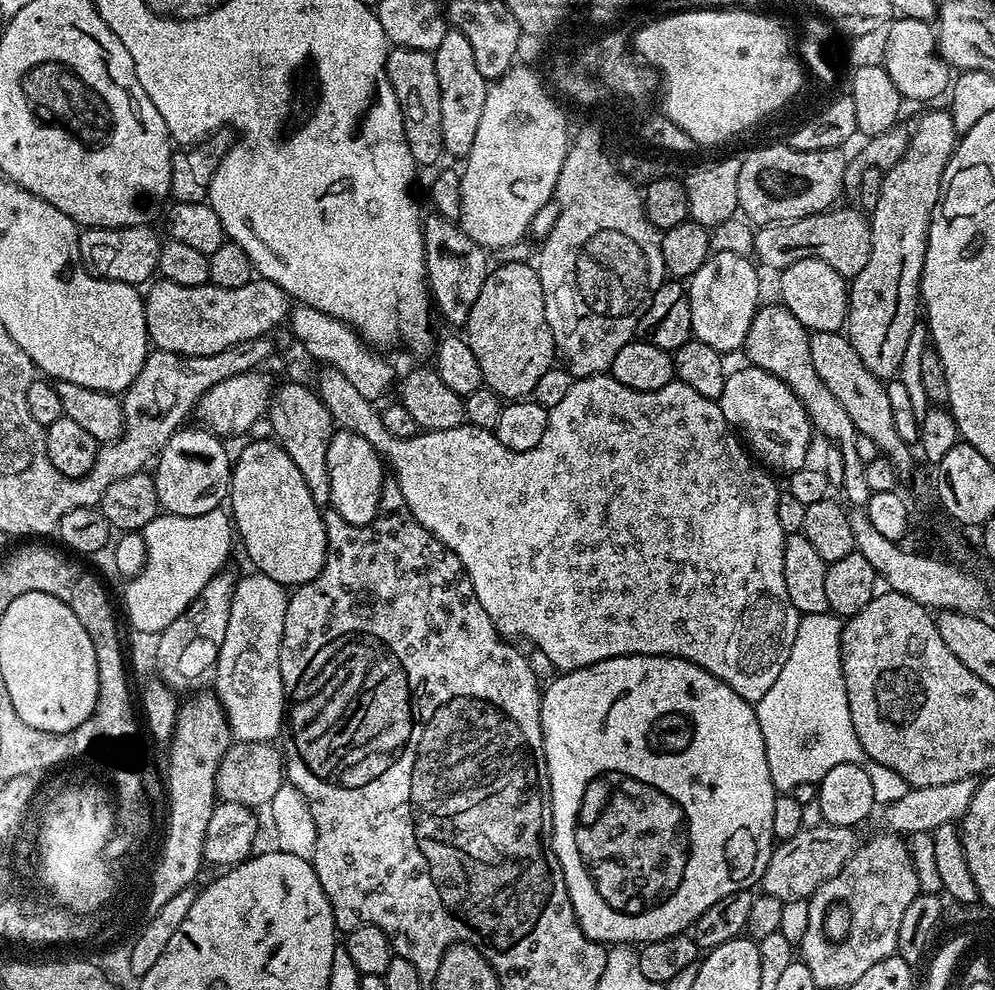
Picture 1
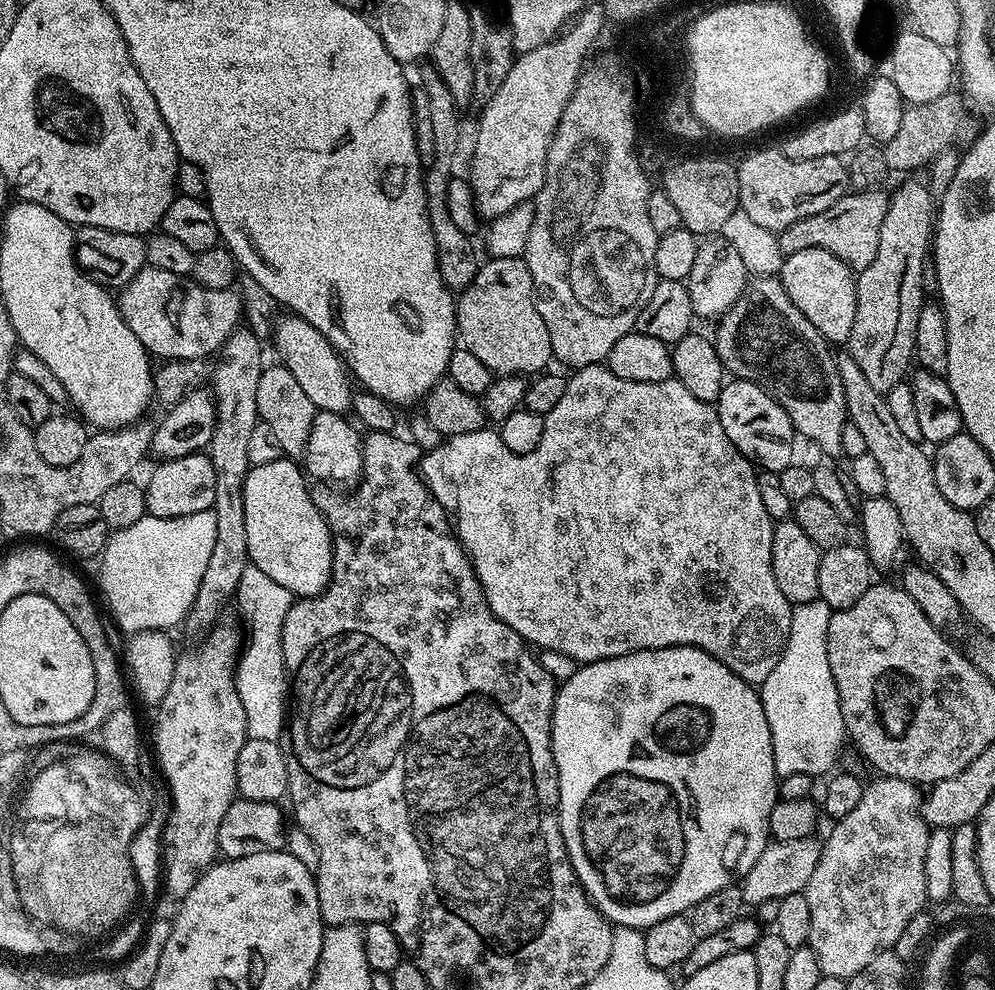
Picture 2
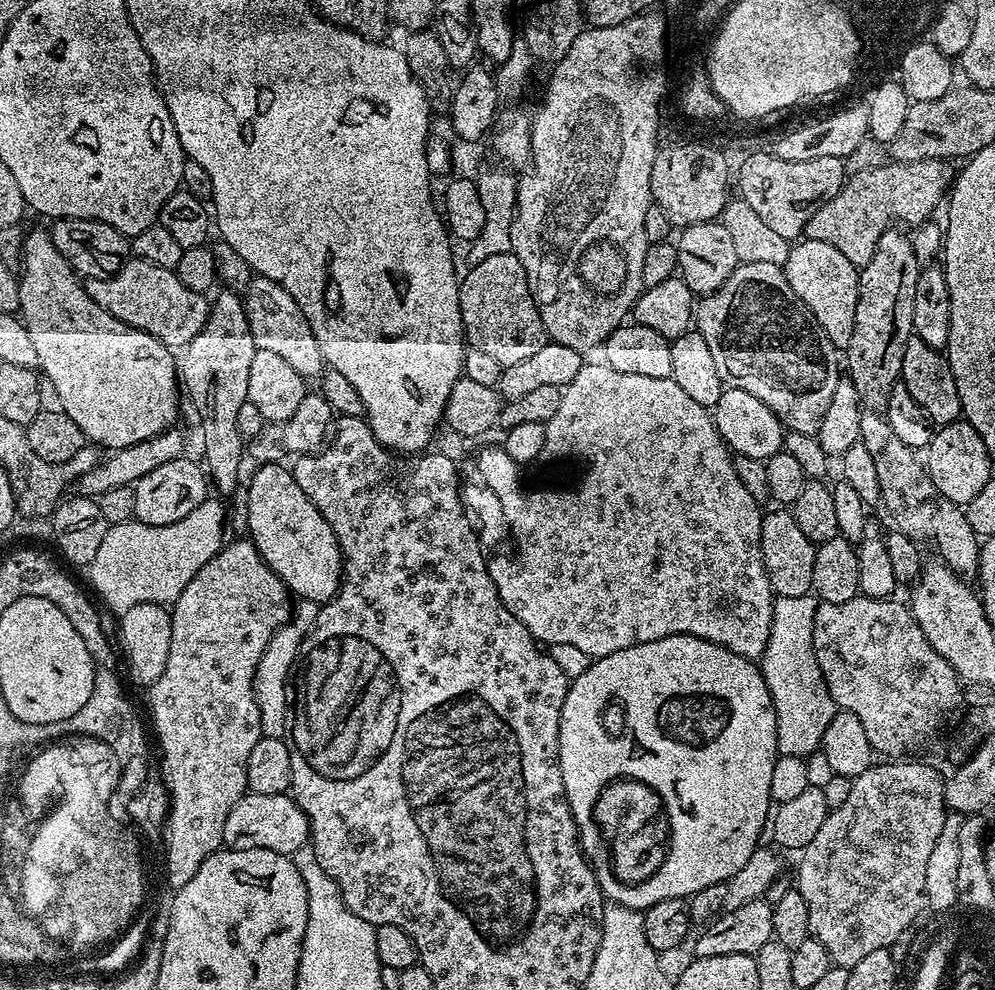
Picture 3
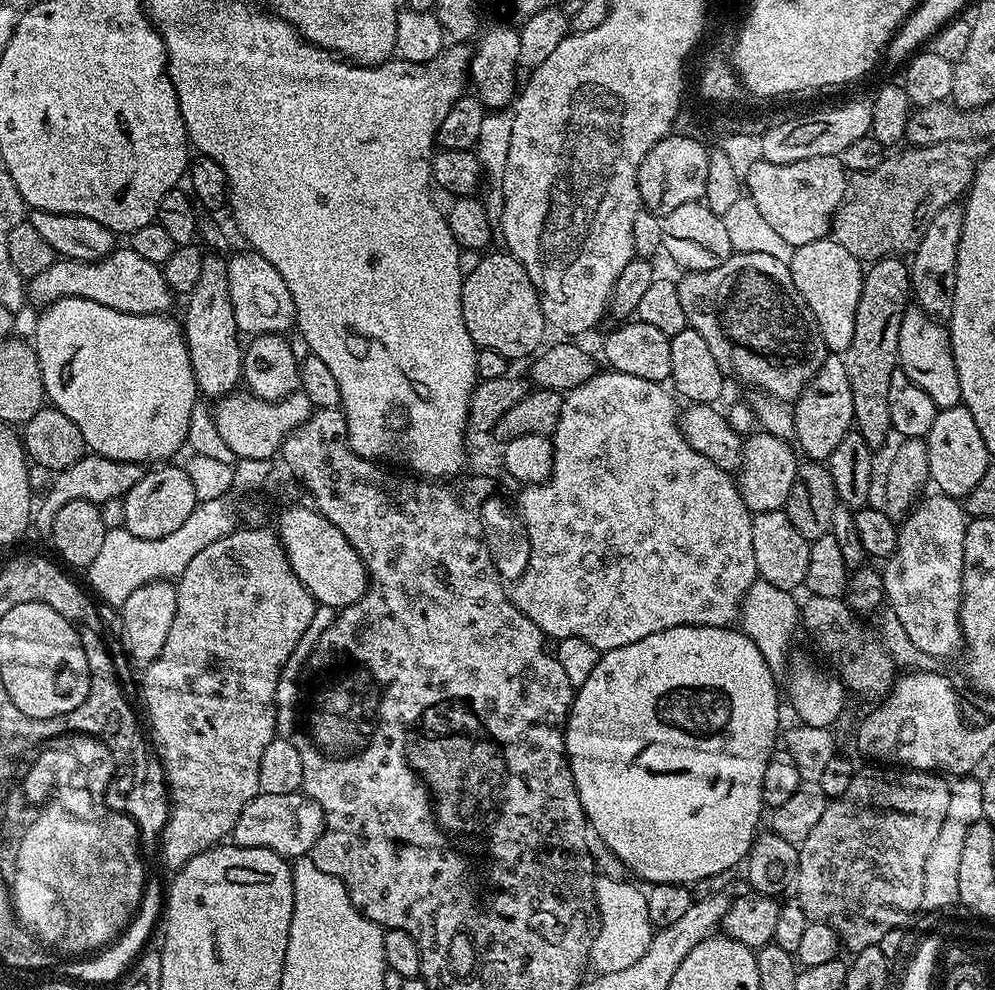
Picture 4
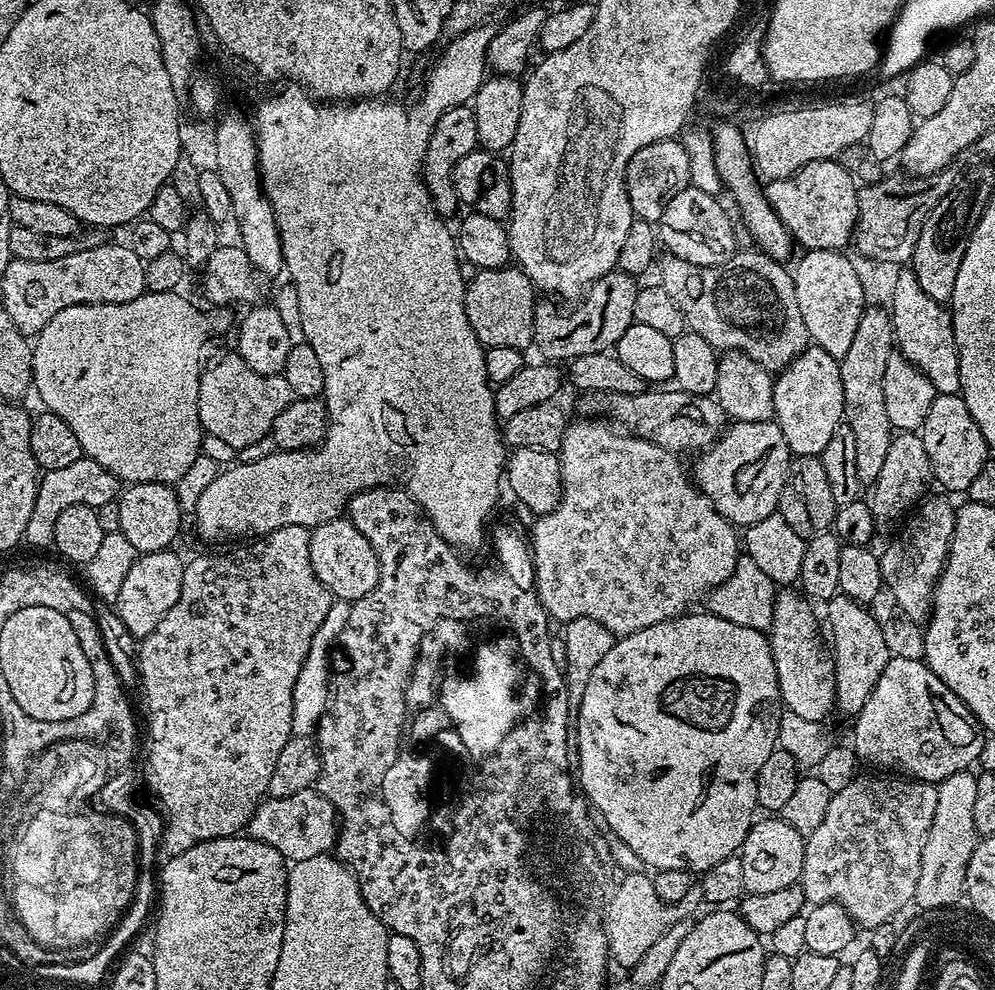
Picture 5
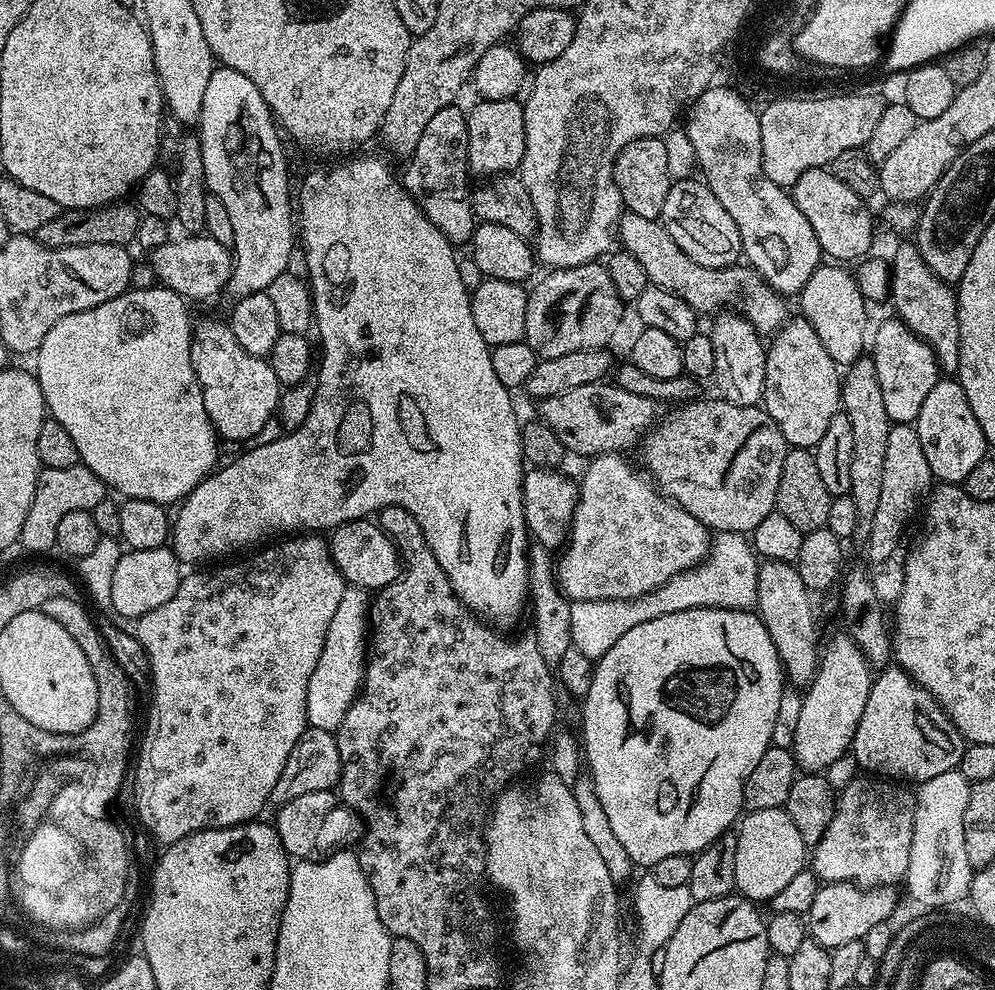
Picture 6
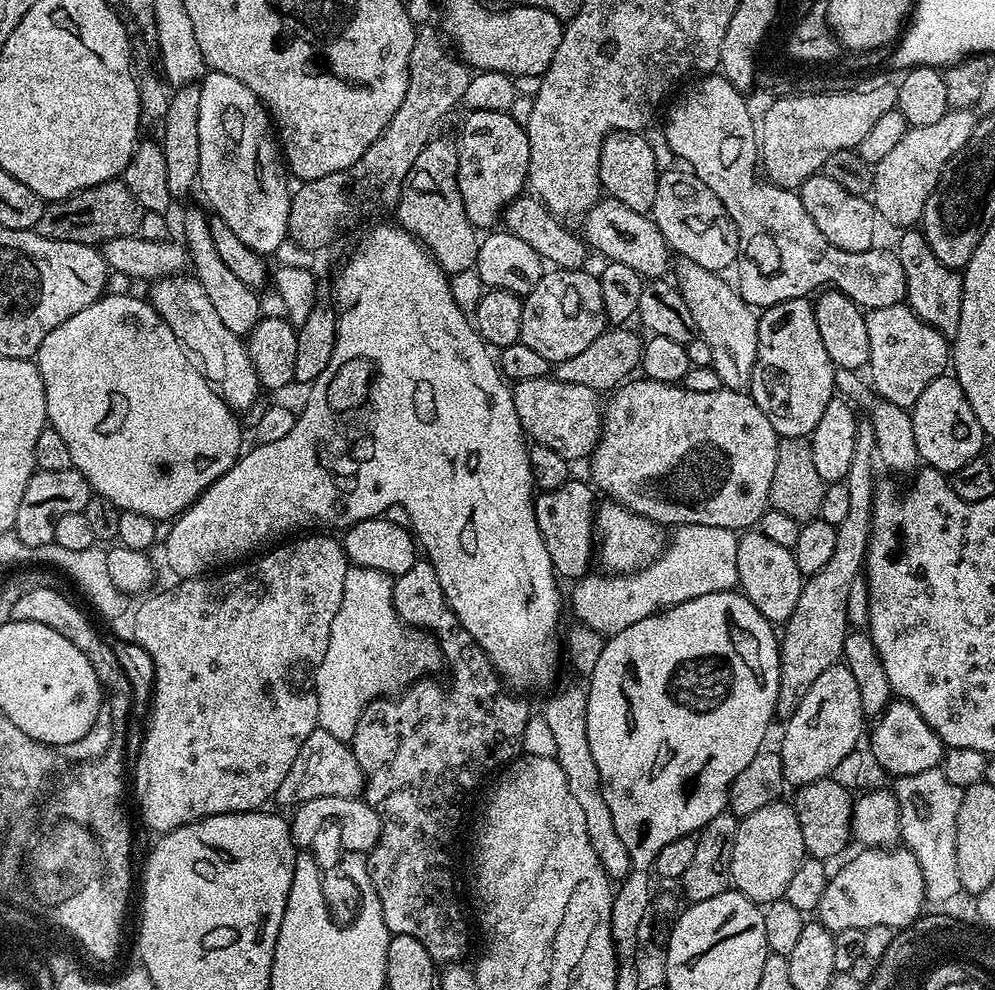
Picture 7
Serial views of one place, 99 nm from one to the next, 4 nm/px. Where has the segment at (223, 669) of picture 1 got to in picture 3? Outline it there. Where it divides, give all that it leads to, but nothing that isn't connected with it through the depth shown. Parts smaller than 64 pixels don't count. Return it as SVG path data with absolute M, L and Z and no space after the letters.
M300 602L295 605L294 615L288 623L276 631L274 638L270 640L256 671L256 701L260 711L261 733L270 738L284 740L288 730L288 719L286 710L288 709L288 682L290 673L297 663L302 652L304 637L311 632L316 625L317 605L311 602Z

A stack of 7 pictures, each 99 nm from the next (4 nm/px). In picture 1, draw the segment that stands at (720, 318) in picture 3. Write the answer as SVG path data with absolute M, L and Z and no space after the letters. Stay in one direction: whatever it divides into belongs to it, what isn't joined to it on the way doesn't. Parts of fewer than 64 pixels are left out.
M779 302L773 304L765 303L757 308L756 316L752 319L752 325L748 331L748 337L744 340L743 351L748 352L747 363L754 368L761 368L786 382L794 390L804 409L808 412L808 417L812 420L813 429L820 432L834 442L835 447L842 450L844 465L838 473L839 483L844 483L843 499L847 501L853 509L863 509L872 497L872 492L866 484L866 470L862 458L858 458L858 433L854 422L850 422L850 414L846 414L842 402L834 398L834 394L826 388L826 382L818 376L818 370L814 368L814 358L810 356L809 331L790 314L790 310Z

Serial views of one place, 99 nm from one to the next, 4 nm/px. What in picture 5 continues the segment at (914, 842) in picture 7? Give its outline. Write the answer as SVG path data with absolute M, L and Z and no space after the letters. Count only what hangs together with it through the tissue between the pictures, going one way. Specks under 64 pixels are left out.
M965 770L950 774L936 785L938 806L922 850L922 870L918 870L918 886L914 901L917 909L951 908L961 903L966 882L966 862L974 854L978 833L974 826L974 802L978 799L978 779Z

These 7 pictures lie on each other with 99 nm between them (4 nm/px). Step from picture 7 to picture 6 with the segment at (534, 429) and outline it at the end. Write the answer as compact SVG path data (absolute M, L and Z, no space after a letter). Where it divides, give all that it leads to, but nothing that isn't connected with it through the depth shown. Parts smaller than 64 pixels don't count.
M612 382L574 386L566 394L539 401L538 408L539 419L558 434L558 442L562 442L565 450L577 452L583 458L620 454L625 451L623 448L632 448L635 444L637 447L658 420L658 404L651 395L626 394L626 390Z

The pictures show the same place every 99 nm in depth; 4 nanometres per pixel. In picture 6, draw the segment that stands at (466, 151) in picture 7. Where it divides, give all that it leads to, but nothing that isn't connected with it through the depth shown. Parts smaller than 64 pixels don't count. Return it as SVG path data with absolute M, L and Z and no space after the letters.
M481 99L466 112L468 118L468 170L473 177L491 178L512 174L519 169L526 146L524 105L519 99L488 101Z

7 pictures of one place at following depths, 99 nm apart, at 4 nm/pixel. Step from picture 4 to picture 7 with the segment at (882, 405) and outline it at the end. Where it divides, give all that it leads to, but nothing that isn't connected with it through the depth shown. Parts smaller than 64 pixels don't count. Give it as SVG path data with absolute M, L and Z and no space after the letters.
M868 422L856 425L856 445L854 446L854 462L850 462L850 470L842 483L850 490L850 507L846 519L836 525L836 541L834 554L818 570L818 574L807 577L802 594L798 594L798 606L794 606L794 614L782 625L780 645L780 681L778 682L778 702L776 715L787 722L798 710L798 702L806 698L806 690L814 686L814 678L830 666L841 663L844 655L844 643L850 631L847 620L847 599L850 584L854 578L862 575L864 555L868 552L868 539L872 536L872 499L876 493L878 477L872 473L873 462L877 459L874 430Z

